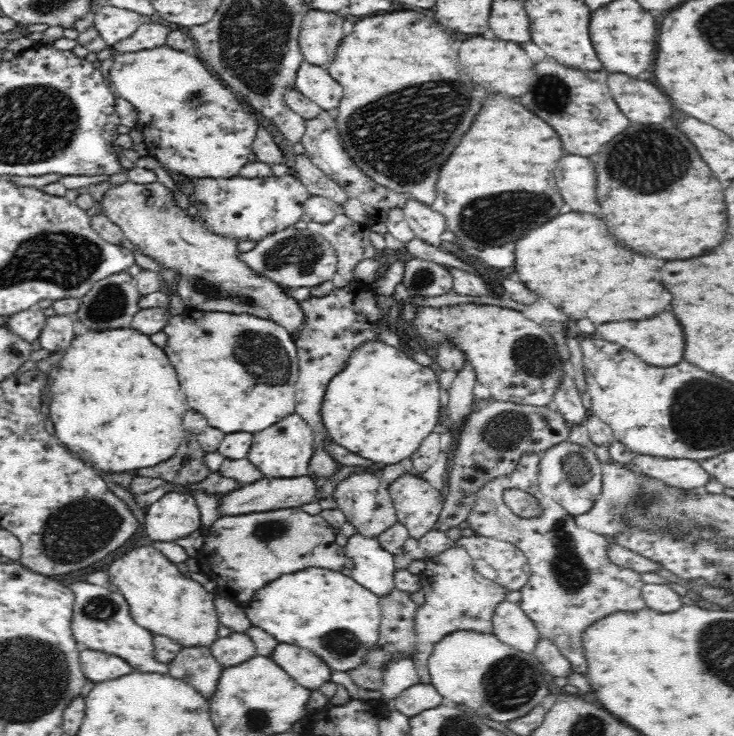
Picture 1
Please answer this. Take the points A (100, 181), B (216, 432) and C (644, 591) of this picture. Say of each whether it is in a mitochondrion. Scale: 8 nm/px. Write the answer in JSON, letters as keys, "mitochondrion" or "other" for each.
{"A":"other","B":"other","C":"other"}

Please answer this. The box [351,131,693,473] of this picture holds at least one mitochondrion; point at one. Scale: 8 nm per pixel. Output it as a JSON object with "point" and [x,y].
{"point":[504,215]}

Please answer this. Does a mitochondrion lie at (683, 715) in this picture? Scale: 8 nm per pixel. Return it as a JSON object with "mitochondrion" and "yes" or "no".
{"mitochondrion":"no"}

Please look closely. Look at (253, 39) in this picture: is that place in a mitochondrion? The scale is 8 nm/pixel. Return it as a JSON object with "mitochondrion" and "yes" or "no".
{"mitochondrion":"yes"}

